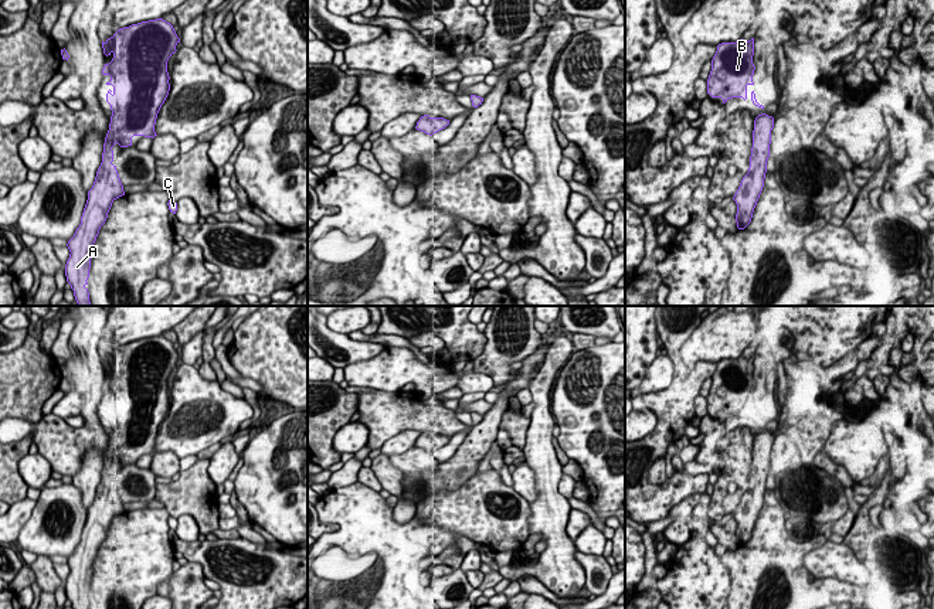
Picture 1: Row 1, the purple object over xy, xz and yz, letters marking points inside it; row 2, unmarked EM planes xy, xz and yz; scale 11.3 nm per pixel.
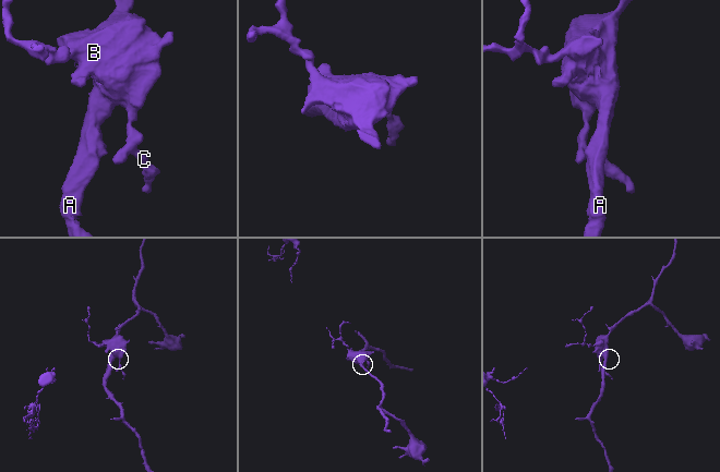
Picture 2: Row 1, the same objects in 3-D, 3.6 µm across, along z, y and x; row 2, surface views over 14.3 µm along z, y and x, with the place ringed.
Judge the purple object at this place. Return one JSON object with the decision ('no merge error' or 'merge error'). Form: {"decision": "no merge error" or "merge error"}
{"decision": "no merge error"}

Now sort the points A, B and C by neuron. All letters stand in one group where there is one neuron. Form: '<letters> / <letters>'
A B C

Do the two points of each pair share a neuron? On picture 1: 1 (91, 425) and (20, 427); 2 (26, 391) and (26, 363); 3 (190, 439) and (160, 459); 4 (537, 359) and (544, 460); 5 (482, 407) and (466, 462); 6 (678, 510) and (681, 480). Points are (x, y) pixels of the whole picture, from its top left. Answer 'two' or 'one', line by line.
1: one
2: one
3: two
4: two
5: two
6: two

